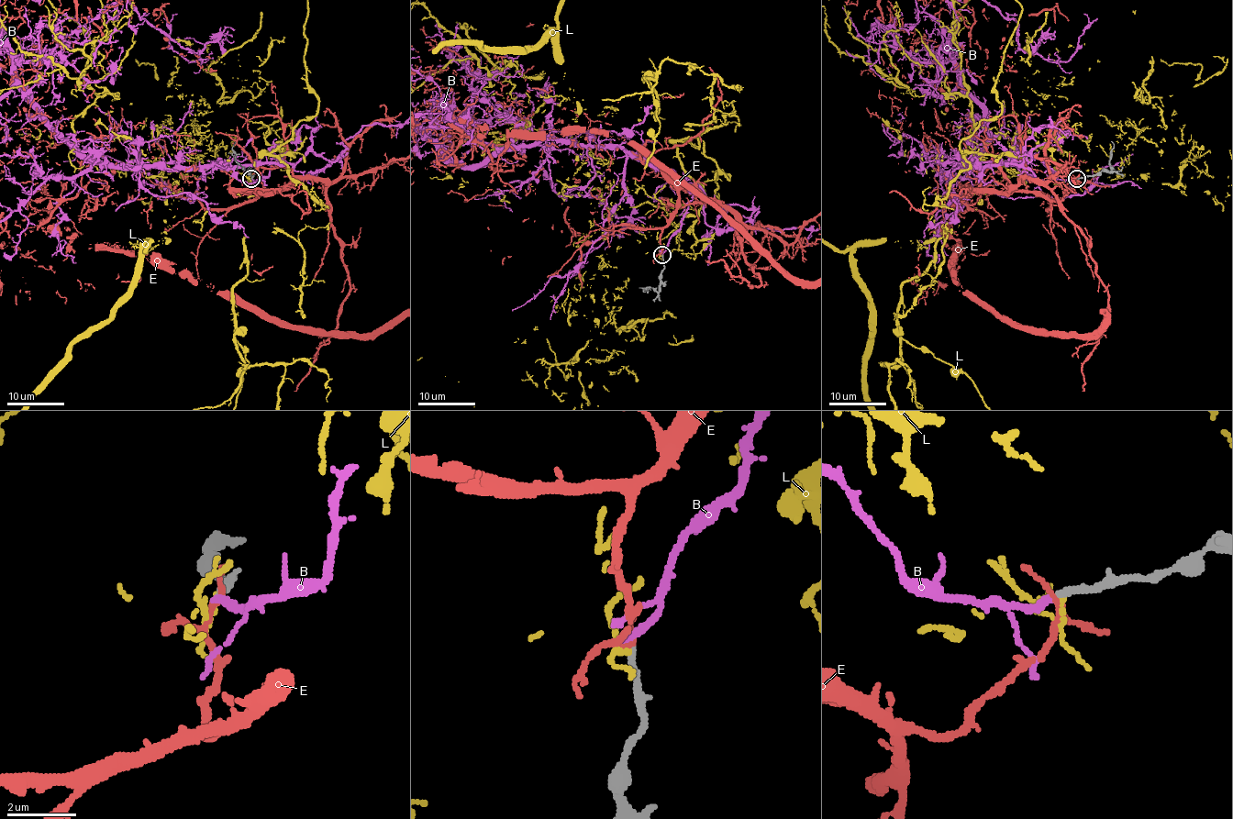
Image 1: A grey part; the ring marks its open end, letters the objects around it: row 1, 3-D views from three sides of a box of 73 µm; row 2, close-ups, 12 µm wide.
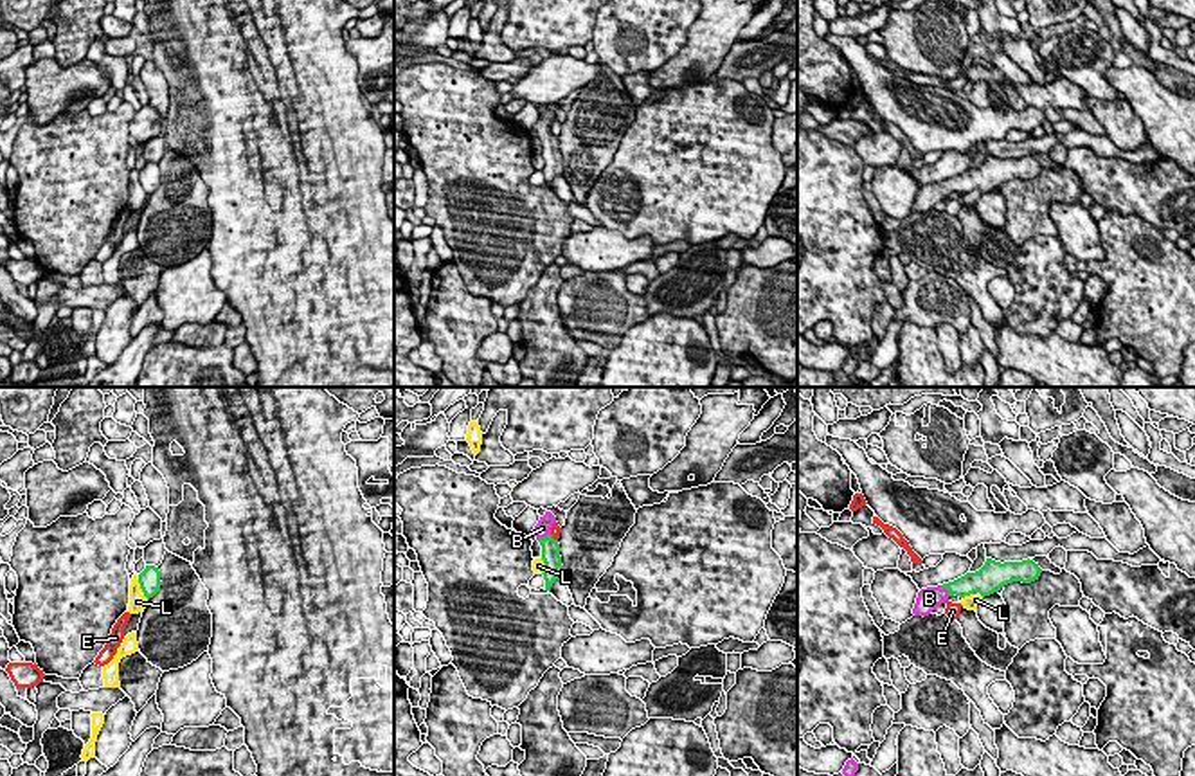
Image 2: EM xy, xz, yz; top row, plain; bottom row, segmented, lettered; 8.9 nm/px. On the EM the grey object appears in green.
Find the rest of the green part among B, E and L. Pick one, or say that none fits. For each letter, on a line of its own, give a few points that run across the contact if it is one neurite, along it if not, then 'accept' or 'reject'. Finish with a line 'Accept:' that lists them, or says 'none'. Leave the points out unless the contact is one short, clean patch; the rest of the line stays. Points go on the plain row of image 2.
B: line yz (972, 179), (961, 184), (945, 184), (929, 195); accept
E: line xz (551, 130), (557, 137); reject
L: line xy (137, 177), (143, 188); reject
Accept: B

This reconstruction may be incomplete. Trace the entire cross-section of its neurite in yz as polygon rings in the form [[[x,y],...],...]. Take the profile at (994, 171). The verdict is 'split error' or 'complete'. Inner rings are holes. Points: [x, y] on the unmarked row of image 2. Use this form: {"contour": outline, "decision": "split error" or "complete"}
{"contour": [[[986,155],[984,162],[975,169],[966,169],[965,173],[938,184],[921,185],[918,189],[912,211],[925,214],[954,191],[965,194],[979,189],[984,194],[999,189],[1011,178],[1031,180],[1038,176],[1040,169],[1042,166],[1038,160],[1029,155],[1004,160]]], "decision": "split error"}

